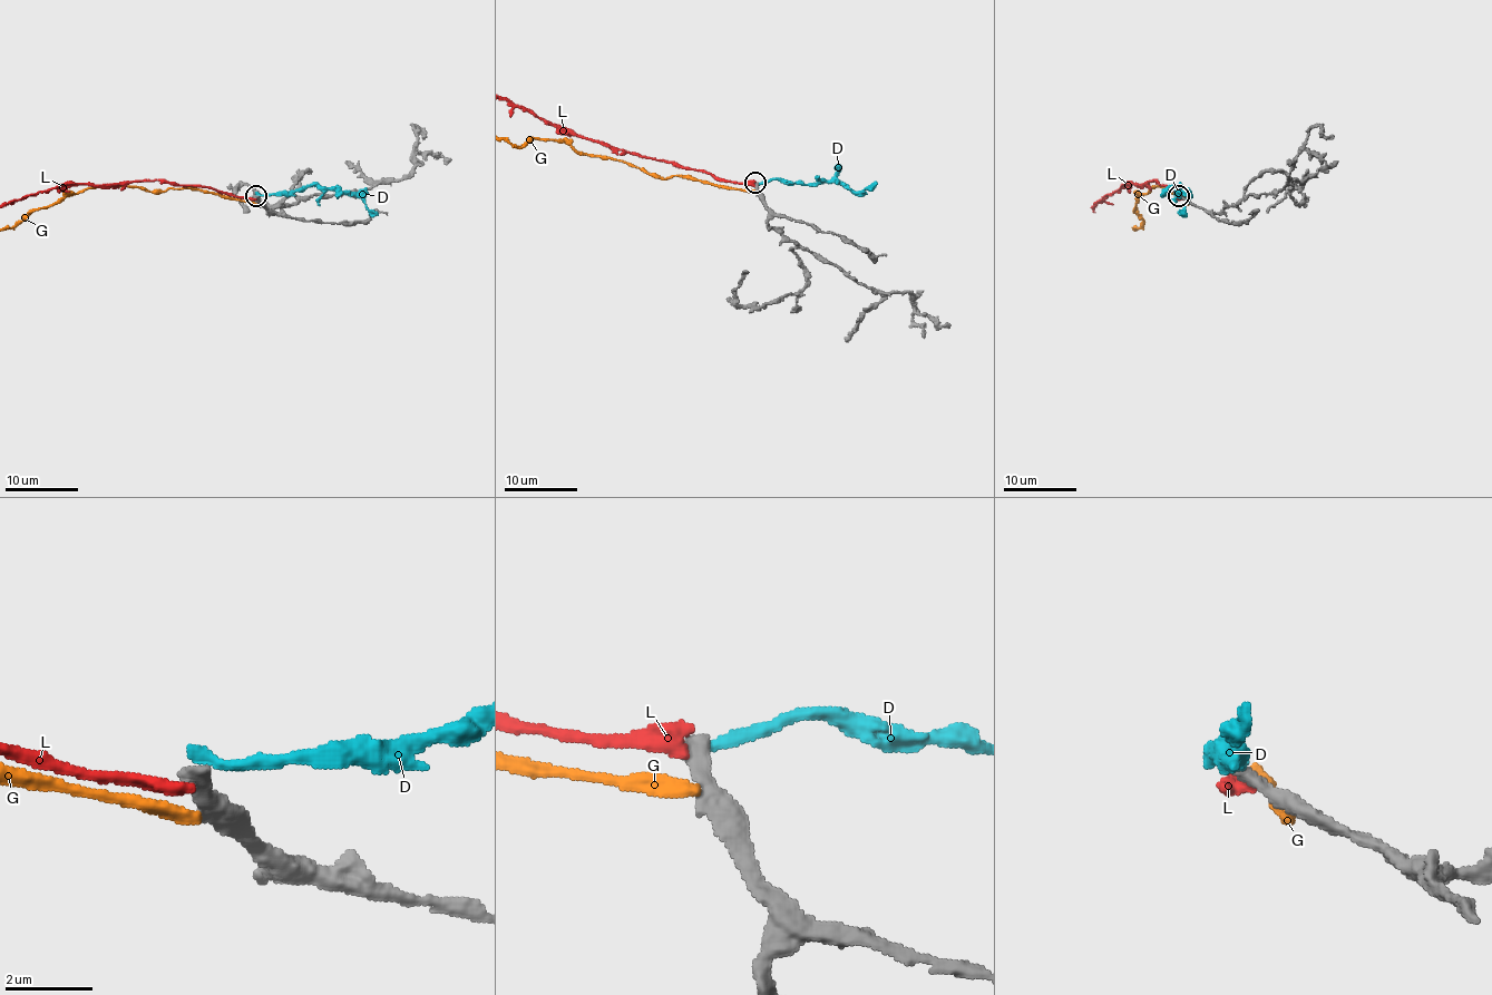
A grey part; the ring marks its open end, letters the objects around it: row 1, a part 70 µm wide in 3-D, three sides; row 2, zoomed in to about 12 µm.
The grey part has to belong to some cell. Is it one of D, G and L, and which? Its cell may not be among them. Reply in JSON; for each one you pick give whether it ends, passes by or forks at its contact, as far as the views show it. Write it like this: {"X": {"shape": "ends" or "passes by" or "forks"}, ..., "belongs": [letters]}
{"belongs": []}

